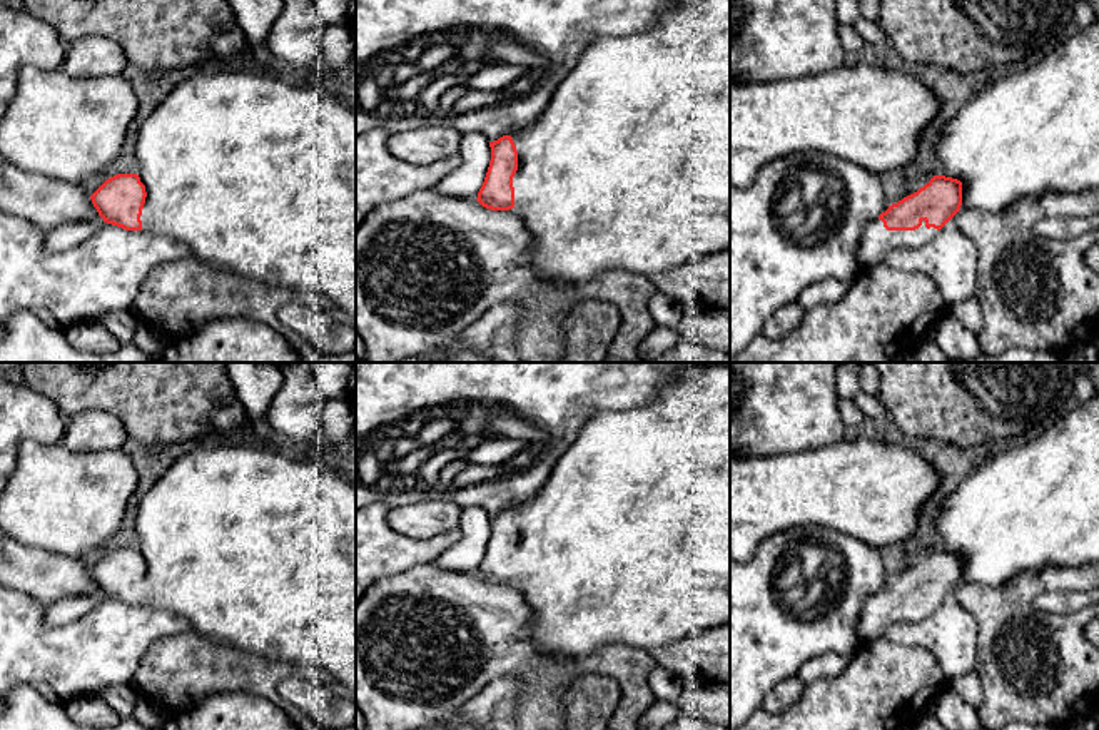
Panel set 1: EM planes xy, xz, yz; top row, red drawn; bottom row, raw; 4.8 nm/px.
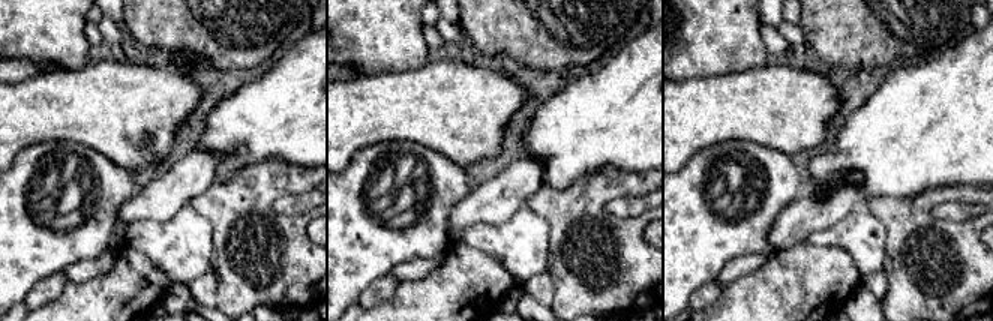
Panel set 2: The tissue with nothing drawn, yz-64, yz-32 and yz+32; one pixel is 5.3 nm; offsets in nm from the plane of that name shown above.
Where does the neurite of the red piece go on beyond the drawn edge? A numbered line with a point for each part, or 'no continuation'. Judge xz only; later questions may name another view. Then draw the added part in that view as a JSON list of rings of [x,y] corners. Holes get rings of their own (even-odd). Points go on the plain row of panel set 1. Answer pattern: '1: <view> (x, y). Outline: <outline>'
1: xz (628, 542). Outline: [[[696,362],[683,369],[646,406],[593,413],[555,464],[546,484],[533,499],[513,506],[511,513],[518,525],[518,545],[513,551],[514,581],[519,583],[519,591],[531,610],[529,640],[543,656],[575,660],[591,656],[610,643],[653,651],[693,633],[730,623],[730,366]]]

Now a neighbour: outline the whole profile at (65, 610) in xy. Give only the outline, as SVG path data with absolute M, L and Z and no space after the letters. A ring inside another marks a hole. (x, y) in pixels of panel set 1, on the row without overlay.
M90 591L80 596L62 598L48 606L45 621L50 626L67 625L94 610L102 601L102 598L102 591Z

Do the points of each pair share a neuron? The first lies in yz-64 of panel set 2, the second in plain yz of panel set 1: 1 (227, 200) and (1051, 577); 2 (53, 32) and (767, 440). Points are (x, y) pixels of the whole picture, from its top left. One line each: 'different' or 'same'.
1: same
2: same

